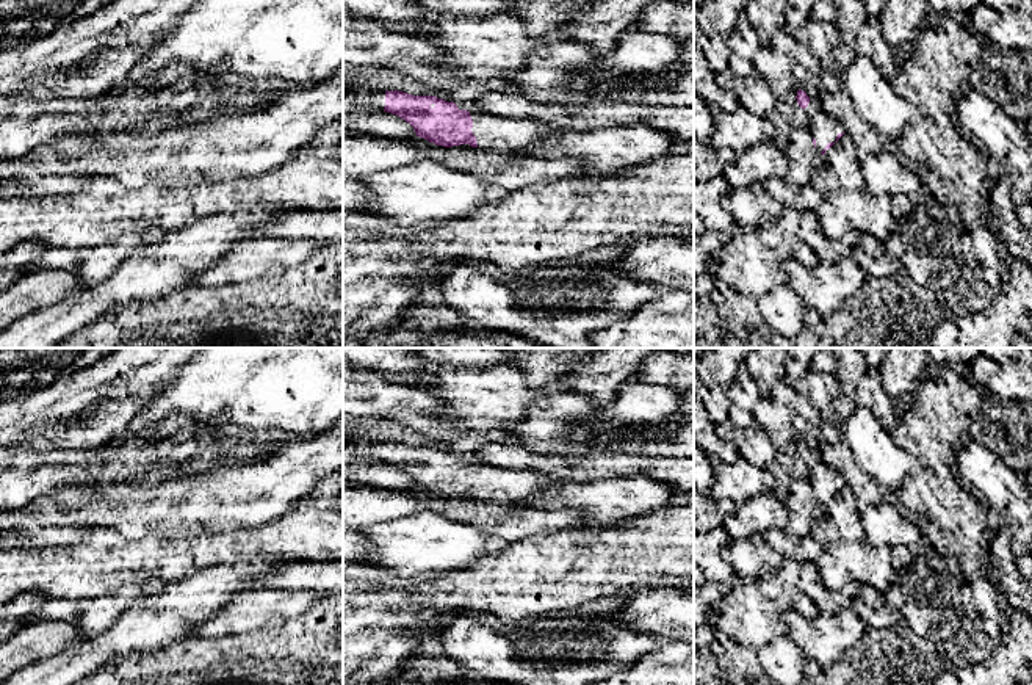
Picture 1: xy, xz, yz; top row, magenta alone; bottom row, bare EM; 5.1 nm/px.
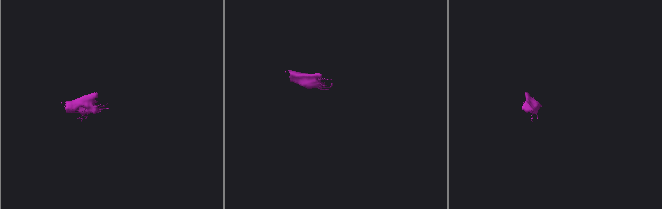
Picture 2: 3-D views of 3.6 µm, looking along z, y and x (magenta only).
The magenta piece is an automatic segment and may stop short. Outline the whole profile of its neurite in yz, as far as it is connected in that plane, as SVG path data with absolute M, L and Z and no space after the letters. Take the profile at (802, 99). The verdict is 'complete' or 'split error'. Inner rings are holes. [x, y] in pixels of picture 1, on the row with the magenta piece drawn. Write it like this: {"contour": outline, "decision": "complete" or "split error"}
{"contour": "M805 89L797 91L797 103L808 114L808 129L813 135L814 147L824 155L844 133L844 125L828 116L819 99L810 97Z", "decision": "split error"}

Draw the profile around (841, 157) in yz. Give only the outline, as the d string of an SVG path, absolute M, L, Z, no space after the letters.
M844 133L830 149L825 150L824 160L830 166L841 187L852 191L866 191L866 182L863 179L863 169L860 166L860 157L853 140Z

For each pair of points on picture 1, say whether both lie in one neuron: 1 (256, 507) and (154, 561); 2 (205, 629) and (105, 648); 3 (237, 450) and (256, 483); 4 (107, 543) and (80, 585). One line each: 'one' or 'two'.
1: two
2: two
3: two
4: one

